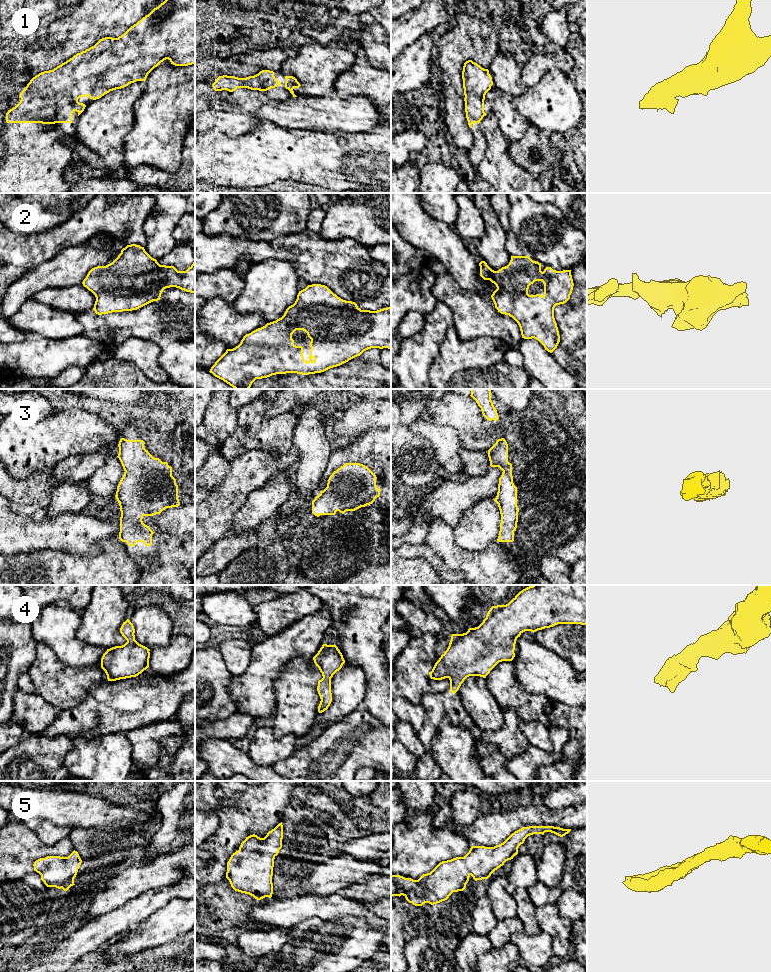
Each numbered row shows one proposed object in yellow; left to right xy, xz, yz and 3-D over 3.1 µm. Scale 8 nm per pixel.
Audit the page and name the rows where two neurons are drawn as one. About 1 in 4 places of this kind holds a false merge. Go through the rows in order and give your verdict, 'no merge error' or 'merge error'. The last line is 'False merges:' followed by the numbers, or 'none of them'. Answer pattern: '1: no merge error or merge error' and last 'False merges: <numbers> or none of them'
1: no merge error
2: no merge error
3: no merge error
4: no merge error
5: no merge error
False merges: none of them

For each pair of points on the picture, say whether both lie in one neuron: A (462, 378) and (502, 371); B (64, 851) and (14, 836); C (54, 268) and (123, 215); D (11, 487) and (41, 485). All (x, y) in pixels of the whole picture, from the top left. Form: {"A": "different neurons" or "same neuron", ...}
{"A": "same neuron", "B": "same neuron", "C": "different neurons", "D": "same neuron"}

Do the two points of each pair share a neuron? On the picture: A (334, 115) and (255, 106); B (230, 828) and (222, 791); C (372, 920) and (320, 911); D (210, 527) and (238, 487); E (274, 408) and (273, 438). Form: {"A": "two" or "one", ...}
{"A": "one", "B": "one", "C": "one", "D": "one", "E": "two"}

